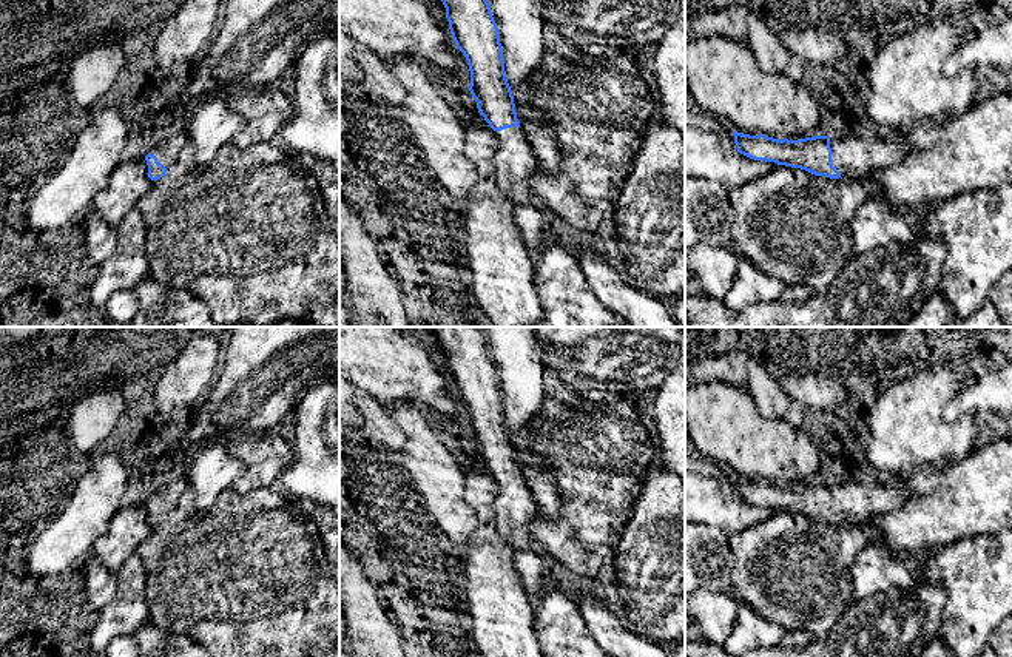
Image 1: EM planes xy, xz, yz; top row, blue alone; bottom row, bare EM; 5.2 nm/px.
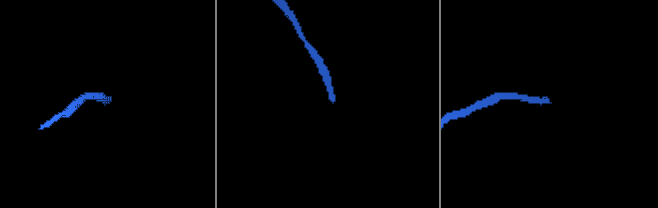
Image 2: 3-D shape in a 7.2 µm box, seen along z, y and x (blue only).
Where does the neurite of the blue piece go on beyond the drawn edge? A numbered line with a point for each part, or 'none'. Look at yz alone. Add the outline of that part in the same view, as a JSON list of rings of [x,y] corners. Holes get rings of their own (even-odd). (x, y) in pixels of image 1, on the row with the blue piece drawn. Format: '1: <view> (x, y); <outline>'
1: yz (853, 156); [[[896,131],[878,133],[872,139],[852,133],[830,137],[832,163],[841,177],[864,177],[899,162],[909,151],[907,142]]]

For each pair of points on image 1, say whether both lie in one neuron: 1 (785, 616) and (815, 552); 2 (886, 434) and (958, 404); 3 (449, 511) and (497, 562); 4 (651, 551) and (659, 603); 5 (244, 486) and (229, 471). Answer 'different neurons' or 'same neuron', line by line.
1: same neuron
2: different neurons
3: different neurons
4: same neuron
5: different neurons

